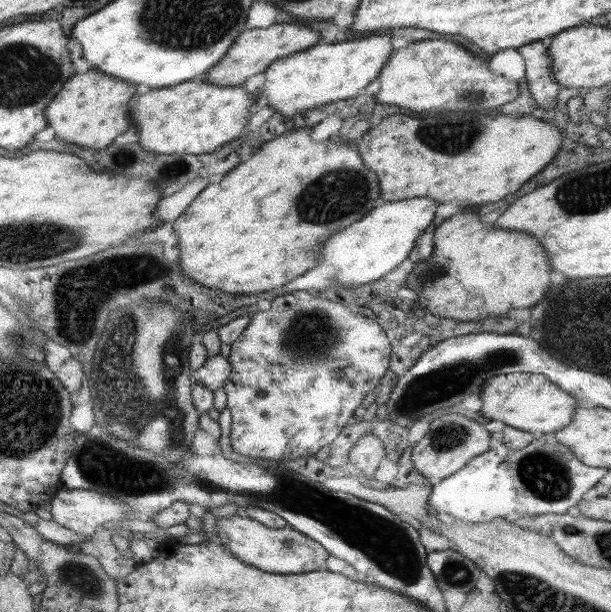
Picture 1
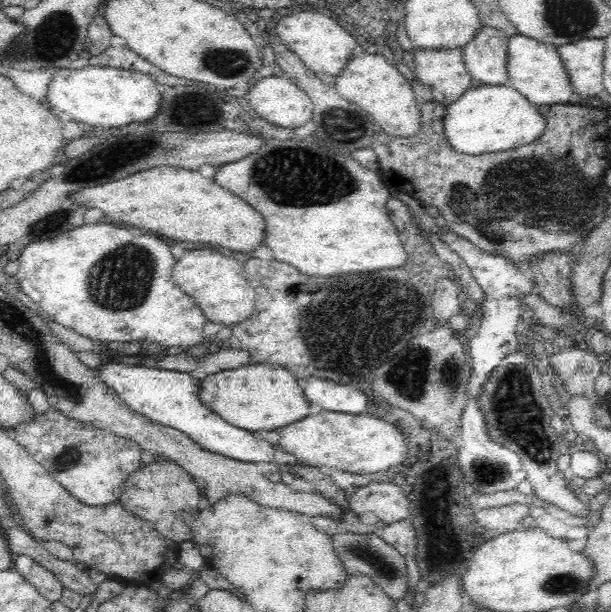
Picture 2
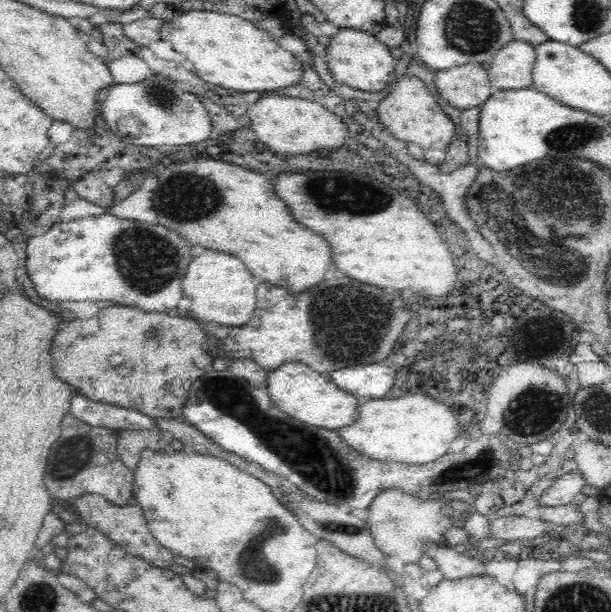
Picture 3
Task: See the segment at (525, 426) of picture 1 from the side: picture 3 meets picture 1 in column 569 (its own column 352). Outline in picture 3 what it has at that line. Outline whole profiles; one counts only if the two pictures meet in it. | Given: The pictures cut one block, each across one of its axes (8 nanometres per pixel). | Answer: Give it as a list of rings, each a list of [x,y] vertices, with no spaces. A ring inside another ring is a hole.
[[[298,362],[282,364],[270,371],[265,378],[264,390],[270,397],[272,407],[287,414],[290,418],[315,426],[335,431],[349,425],[357,415],[360,400],[336,387],[326,373],[316,373],[307,365]]]

